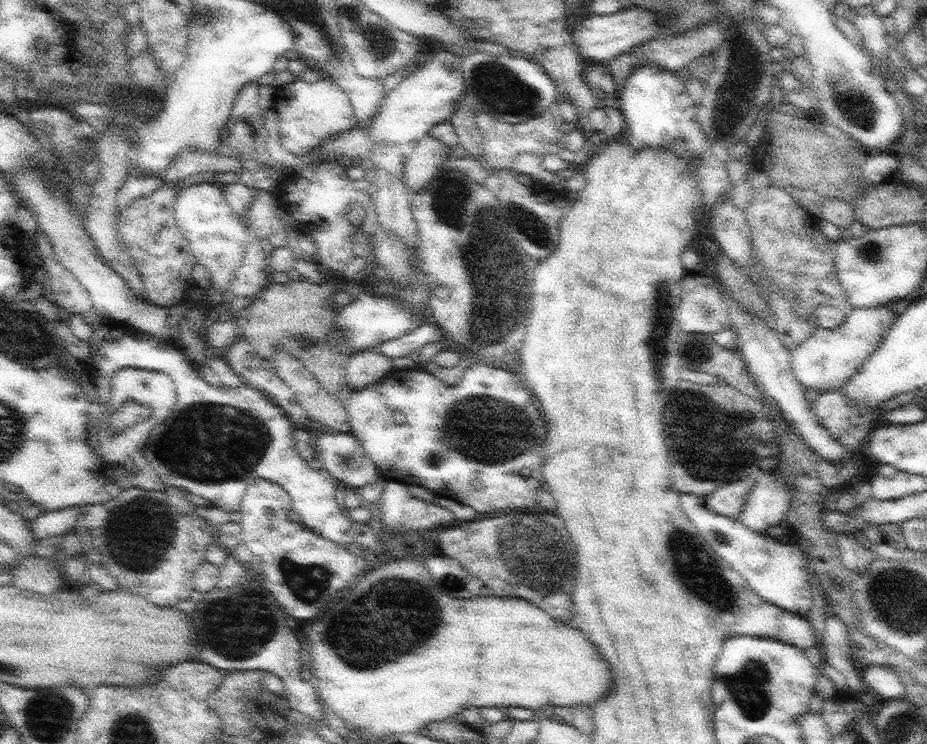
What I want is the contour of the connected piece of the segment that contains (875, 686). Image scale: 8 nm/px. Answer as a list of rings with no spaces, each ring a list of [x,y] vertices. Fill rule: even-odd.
[[[872,665],[864,670],[860,669],[860,671],[863,671],[862,677],[870,688],[870,692],[876,695],[882,702],[900,698],[906,692],[903,680],[899,677],[897,671],[892,670],[892,668],[886,665]]]

